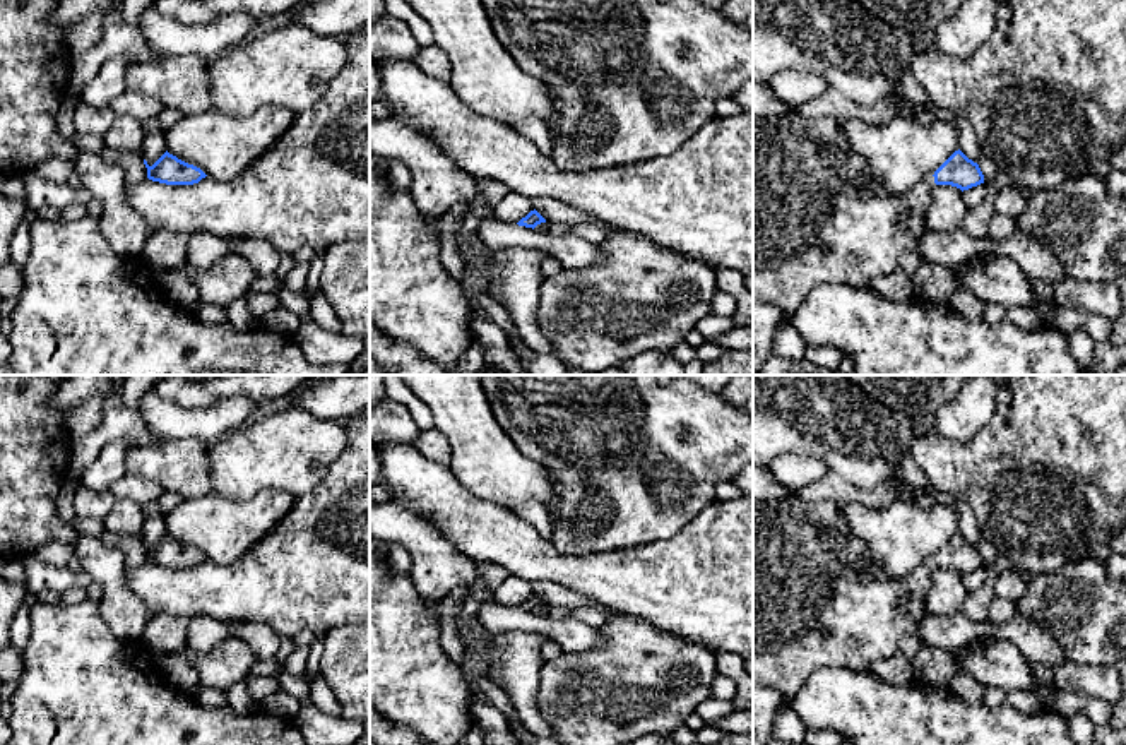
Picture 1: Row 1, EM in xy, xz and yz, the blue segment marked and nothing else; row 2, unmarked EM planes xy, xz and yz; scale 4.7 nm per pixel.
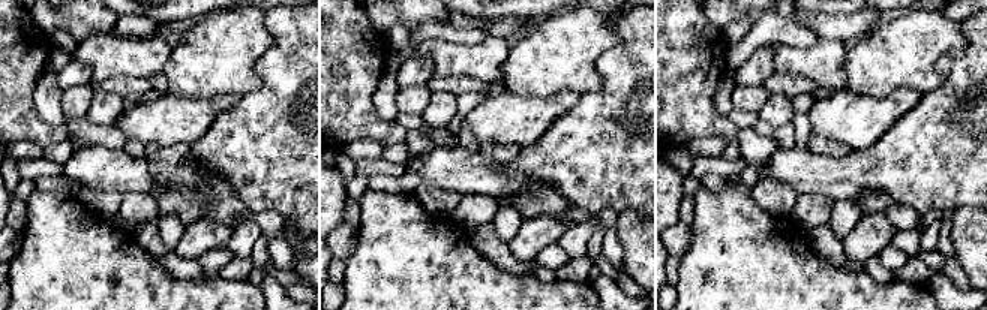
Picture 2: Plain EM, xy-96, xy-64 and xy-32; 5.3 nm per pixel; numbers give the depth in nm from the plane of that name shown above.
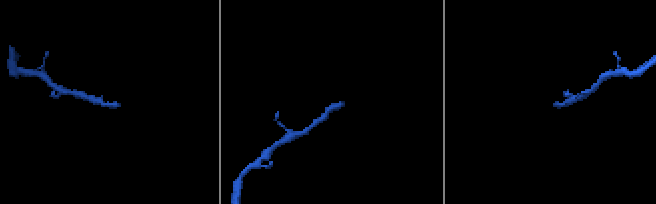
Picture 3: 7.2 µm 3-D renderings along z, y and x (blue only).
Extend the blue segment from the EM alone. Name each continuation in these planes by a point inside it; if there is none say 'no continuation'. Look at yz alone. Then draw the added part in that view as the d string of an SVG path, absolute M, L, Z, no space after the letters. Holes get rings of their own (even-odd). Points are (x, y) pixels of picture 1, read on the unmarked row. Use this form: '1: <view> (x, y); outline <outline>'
1: yz (811, 608); outline M794 497L753 502L753 688L772 687L787 706L821 668L864 671L895 656L904 637L917 637L919 623L927 615L924 601L934 560L922 562L905 577L861 574L857 563L868 560L869 551L862 539L850 534L844 507L839 502Z

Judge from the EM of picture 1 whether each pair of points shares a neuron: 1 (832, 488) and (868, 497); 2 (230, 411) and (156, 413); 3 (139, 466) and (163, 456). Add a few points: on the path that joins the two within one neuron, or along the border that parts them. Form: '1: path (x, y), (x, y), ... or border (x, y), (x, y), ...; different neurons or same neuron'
1: path (841, 490), (859, 495); same neuron
2: path (211, 420), (175, 420); same neuron
3: path (144, 461), (158, 461); same neuron

